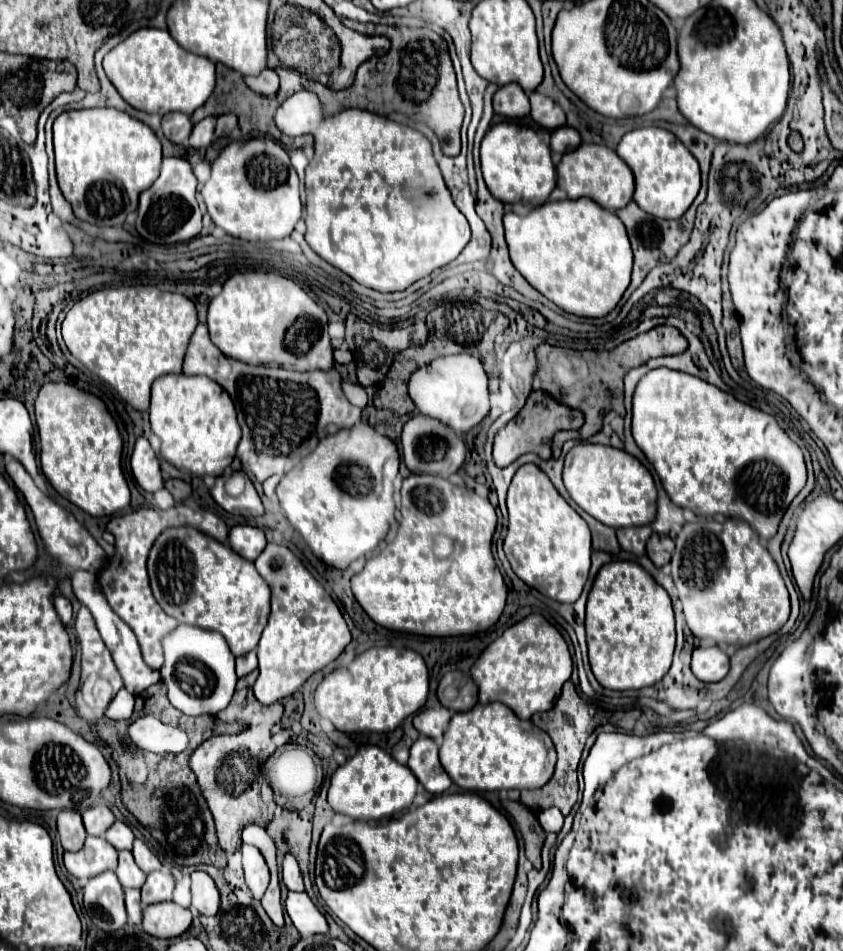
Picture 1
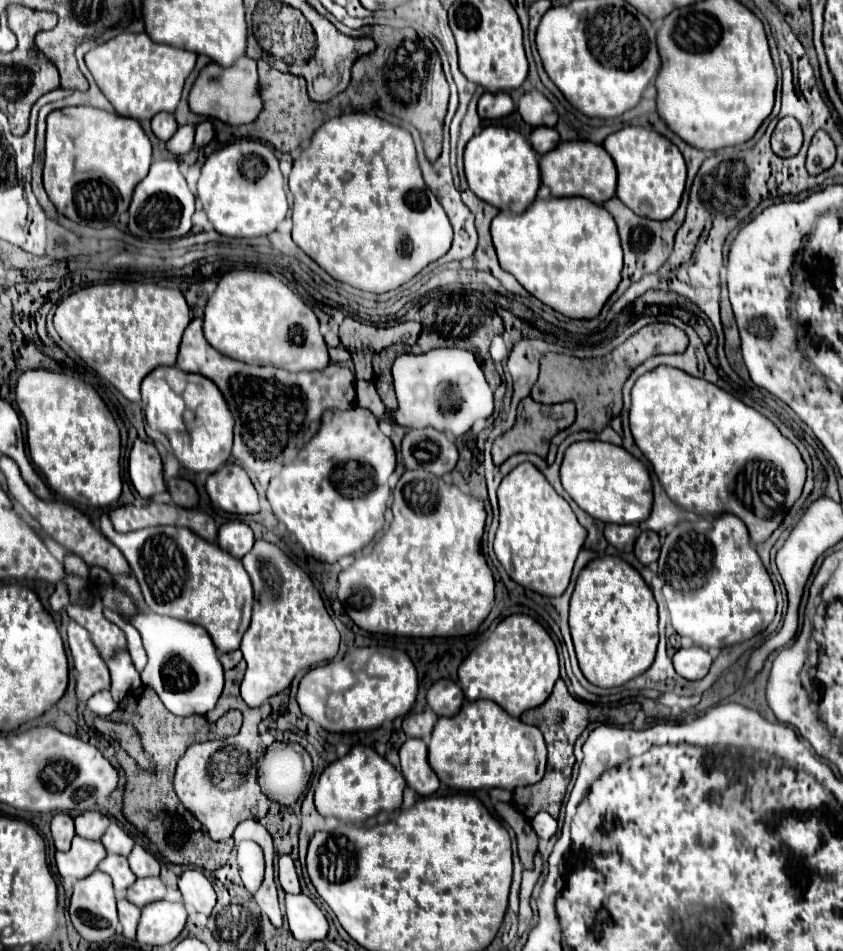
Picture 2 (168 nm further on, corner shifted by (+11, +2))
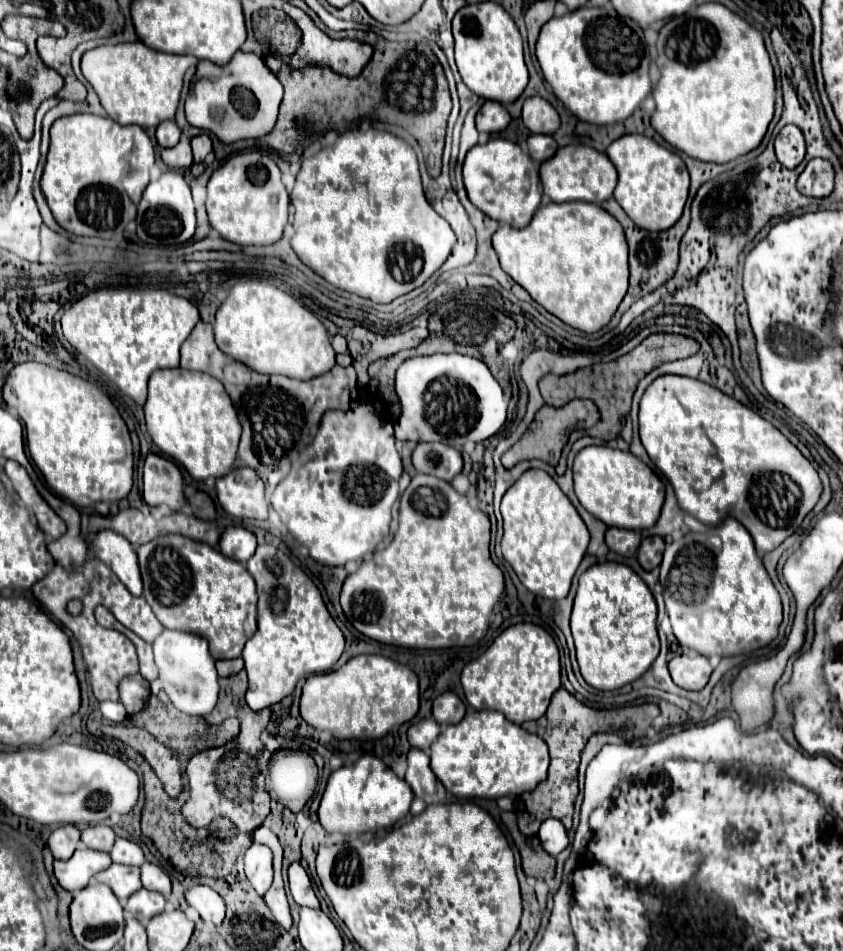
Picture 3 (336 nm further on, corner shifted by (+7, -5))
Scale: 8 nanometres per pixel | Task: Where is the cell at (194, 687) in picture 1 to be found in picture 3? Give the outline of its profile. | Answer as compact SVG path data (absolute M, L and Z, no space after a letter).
M165 629L155 641L153 641L153 653L155 653L155 663L159 667L159 679L151 683L153 695L163 689L173 705L189 715L205 715L213 711L217 705L217 693L219 693L219 683L217 683L217 669L215 661L209 655L207 641L201 639L199 635L193 633L183 633L183 631L169 631Z

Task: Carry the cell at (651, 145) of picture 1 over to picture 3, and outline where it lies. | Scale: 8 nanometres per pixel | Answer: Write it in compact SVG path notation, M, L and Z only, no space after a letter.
M623 135L607 147L607 157L619 173L613 197L635 225L647 231L665 231L679 221L689 193L689 173L679 155L645 135Z

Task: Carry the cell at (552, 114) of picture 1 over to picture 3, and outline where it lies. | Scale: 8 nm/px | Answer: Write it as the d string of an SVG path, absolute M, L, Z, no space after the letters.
M535 95L523 103L523 123L531 133L553 135L559 129L559 115L549 101Z

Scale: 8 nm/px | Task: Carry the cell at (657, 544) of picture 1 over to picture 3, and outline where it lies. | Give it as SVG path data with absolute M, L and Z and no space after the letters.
M659 535L643 539L643 543L639 547L639 555L637 555L641 567L645 571L651 571L651 569L659 567L661 557L663 557L663 549L665 549L665 541Z

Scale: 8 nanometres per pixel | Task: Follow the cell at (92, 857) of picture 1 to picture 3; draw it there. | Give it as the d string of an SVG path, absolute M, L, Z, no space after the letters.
M79 847L71 859L53 861L53 873L59 885L67 891L77 891L87 887L89 879L111 865L111 857L101 851Z

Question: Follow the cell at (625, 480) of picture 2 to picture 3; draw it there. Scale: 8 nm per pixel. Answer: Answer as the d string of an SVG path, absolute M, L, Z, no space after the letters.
M585 447L577 453L573 463L575 493L581 505L609 527L621 529L649 529L659 519L665 485L663 481L629 451L611 447Z

